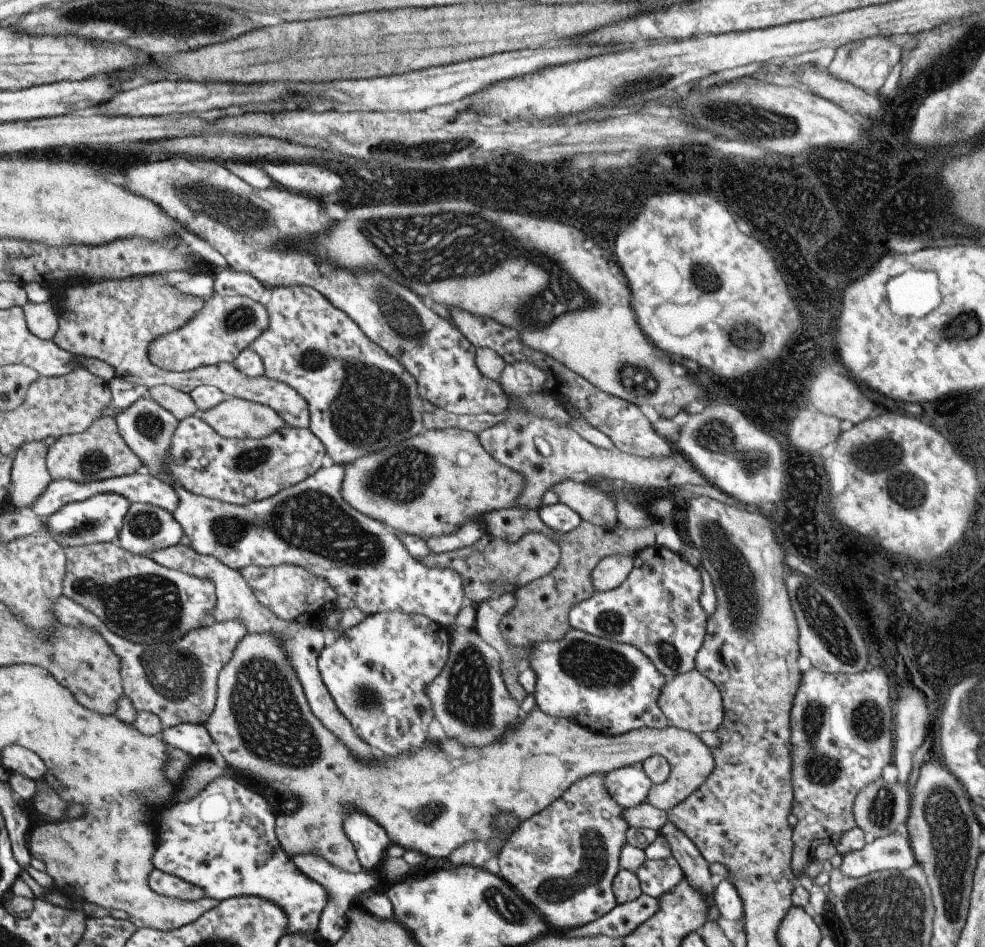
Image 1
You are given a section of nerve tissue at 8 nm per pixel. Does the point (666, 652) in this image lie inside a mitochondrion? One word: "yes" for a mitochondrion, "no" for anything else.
yes

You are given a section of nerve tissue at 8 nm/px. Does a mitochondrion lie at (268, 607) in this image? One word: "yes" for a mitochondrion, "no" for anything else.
no

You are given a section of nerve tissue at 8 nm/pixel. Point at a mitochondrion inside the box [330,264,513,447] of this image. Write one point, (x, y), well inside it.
(398, 315)

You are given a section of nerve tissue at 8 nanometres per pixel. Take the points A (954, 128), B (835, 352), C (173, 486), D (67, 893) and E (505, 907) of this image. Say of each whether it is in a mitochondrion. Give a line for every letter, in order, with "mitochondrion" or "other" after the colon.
A: mitochondrion
B: other
C: other
D: other
E: mitochondrion

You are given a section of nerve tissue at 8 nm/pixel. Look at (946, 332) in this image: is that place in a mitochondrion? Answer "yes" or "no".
yes

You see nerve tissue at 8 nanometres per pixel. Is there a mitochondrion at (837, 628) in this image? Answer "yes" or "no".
yes

